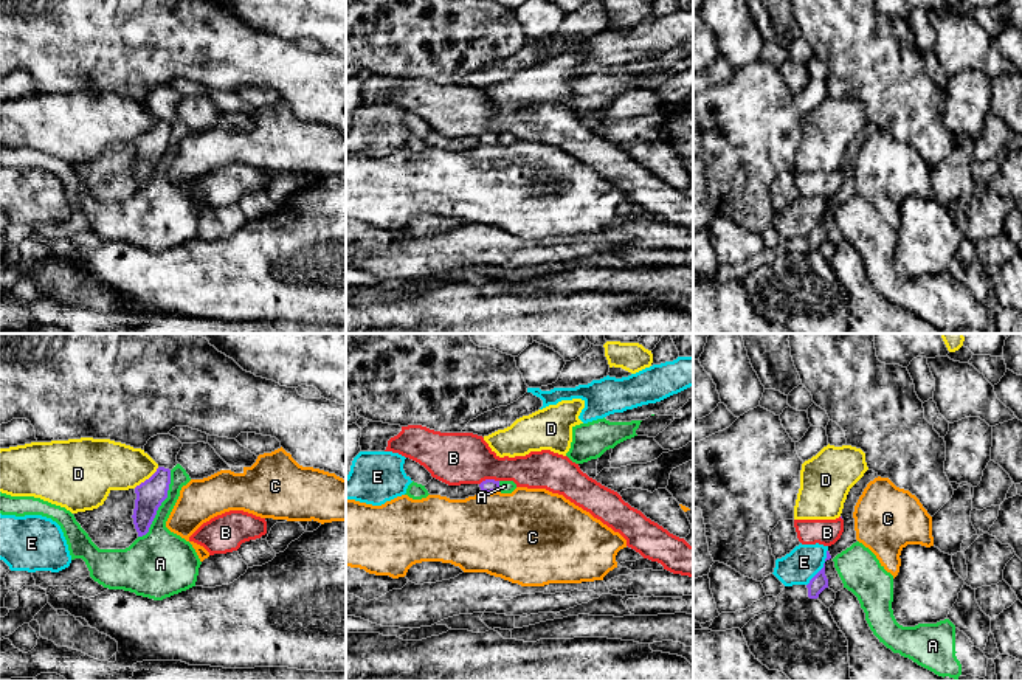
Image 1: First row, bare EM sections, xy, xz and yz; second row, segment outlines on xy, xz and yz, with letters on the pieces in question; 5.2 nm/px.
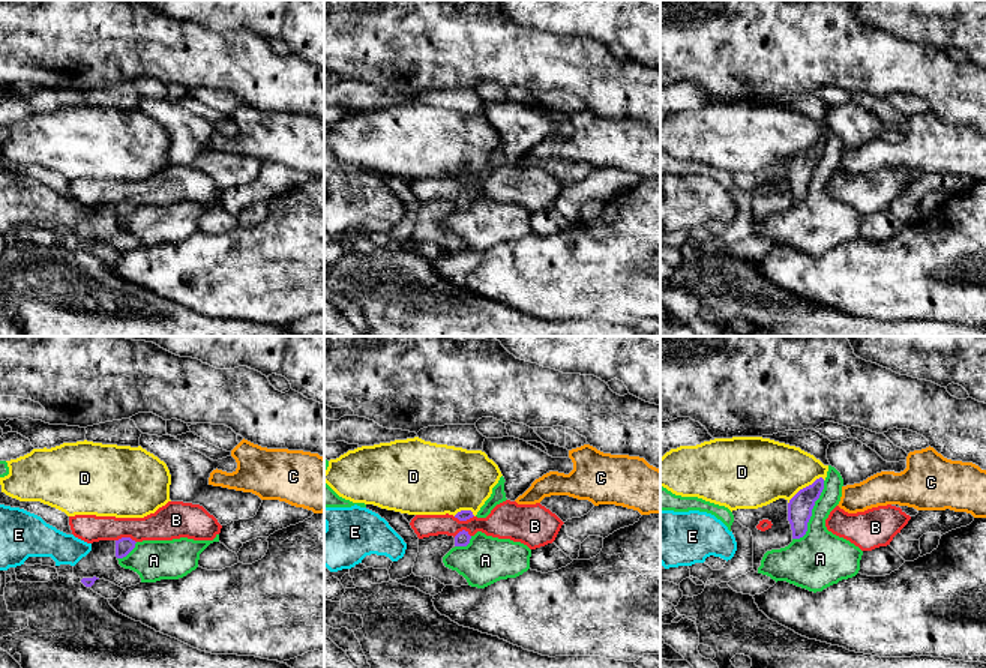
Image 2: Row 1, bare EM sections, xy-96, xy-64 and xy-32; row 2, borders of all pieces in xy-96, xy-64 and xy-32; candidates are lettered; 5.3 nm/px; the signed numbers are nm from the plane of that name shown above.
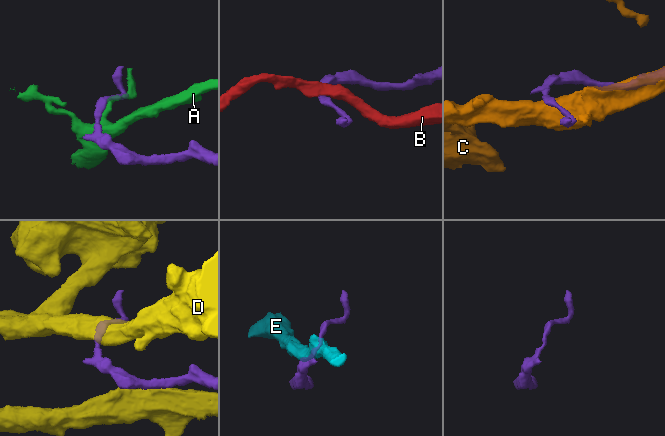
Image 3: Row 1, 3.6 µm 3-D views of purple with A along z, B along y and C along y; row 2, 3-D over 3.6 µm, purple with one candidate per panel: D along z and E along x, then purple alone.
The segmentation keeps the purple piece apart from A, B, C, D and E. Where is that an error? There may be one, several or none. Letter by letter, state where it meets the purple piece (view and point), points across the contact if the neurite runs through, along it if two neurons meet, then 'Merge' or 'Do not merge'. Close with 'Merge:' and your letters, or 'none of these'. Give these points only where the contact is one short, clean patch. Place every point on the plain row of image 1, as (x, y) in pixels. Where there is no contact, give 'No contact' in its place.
A: Touches purple at xy (160, 157). Do not merge
B: Touches purple at xz (489, 132). Boundary: xz (498, 132), (484, 132), (479, 137). Do not merge
C: Touches purple at xz (490, 145). Do not merge
D: Touches purple at xy (146, 132). Do not merge
E: Touches purple at yz (822, 221). Boundary: yz (827, 202), (824, 219), (807, 238). Do not merge
Merge: none of these

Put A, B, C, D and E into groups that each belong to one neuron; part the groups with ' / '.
A / B / C / D / E

